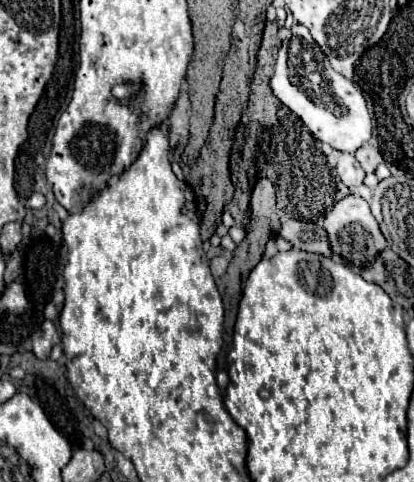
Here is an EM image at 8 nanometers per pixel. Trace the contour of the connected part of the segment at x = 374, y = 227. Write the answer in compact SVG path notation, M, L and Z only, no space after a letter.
M345 196L343 200L339 200L333 206L333 210L325 216L323 228L329 236L331 252L341 256L353 268L369 266L387 248L387 242L385 242L383 234L379 230L379 224L377 224L377 220L373 218L373 214L369 210L369 204L359 196Z

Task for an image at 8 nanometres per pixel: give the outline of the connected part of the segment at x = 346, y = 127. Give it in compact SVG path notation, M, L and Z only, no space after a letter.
M301 24L291 28L289 40L283 40L283 46L279 48L271 88L279 102L297 114L317 140L335 150L353 154L371 140L371 116L359 84L347 80L327 64L327 56Z

